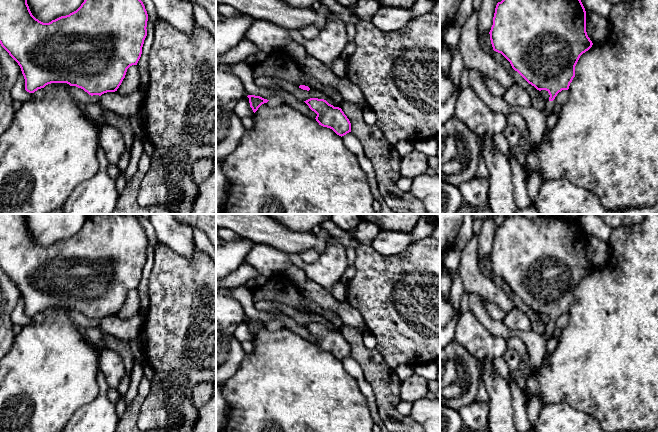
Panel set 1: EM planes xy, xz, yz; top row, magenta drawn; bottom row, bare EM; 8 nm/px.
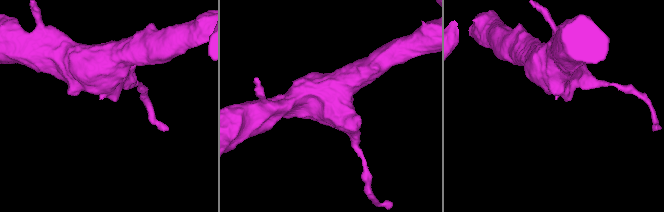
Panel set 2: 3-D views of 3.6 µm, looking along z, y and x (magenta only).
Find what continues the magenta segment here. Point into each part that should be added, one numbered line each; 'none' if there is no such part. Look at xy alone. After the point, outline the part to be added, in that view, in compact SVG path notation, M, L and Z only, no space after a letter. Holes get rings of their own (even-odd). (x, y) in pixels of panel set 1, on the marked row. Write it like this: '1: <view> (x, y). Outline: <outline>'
none

